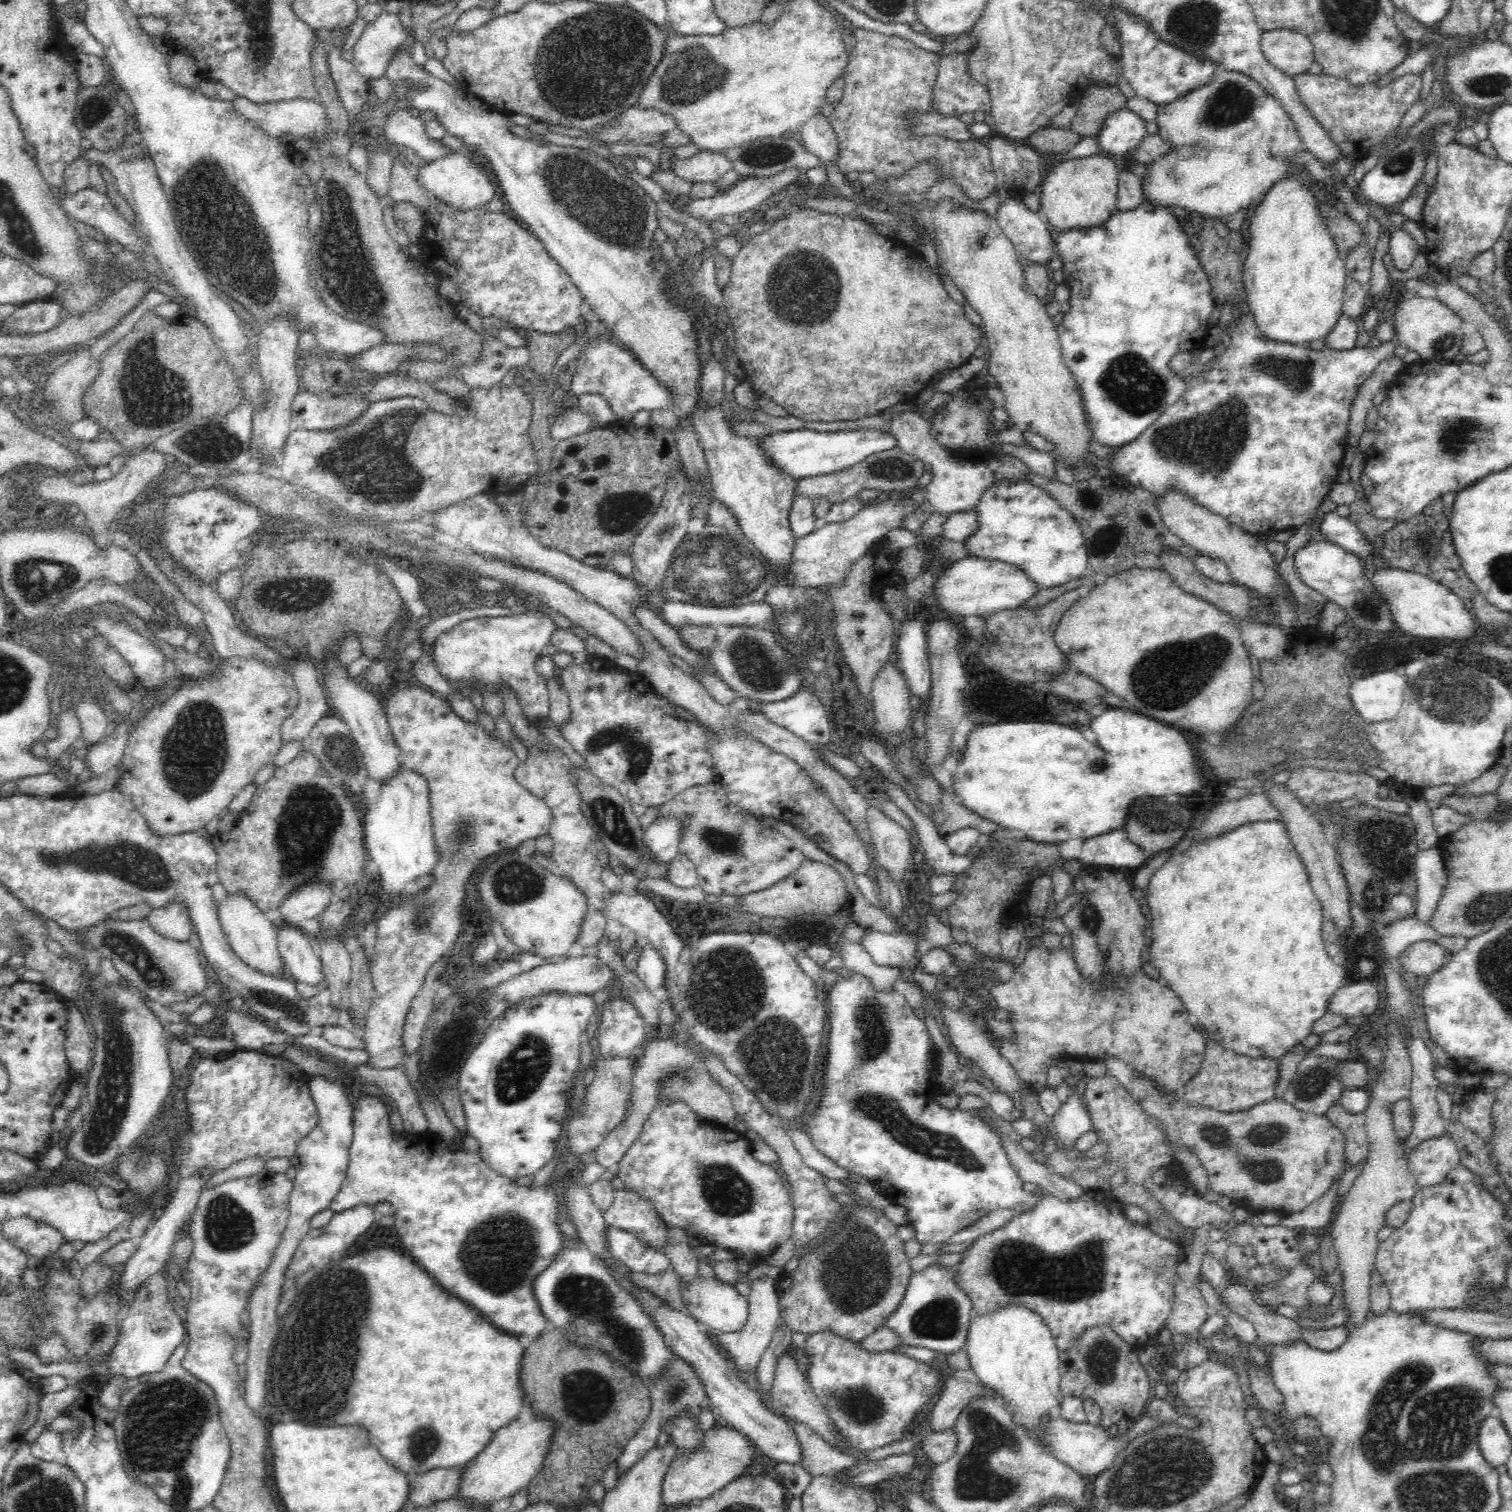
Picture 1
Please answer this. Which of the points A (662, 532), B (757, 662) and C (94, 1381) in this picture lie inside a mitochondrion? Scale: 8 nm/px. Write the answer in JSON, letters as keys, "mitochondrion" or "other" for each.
{"A":"mitochondrion","B":"mitochondrion","C":"other"}

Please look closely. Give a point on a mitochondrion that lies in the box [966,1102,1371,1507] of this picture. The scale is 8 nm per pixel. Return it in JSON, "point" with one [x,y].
{"point":[1017,1268]}

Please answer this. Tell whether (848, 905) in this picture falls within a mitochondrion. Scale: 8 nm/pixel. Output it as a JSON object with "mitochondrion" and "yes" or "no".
{"mitochondrion":"no"}

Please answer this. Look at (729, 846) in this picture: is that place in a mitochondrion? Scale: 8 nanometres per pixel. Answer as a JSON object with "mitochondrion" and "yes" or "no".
{"mitochondrion":"yes"}

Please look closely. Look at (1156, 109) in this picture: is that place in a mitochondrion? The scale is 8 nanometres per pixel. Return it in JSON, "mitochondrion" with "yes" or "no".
{"mitochondrion":"no"}

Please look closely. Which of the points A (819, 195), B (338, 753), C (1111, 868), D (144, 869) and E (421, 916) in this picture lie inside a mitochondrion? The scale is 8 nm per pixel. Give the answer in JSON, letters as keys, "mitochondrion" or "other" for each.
{"A":"other","B":"mitochondrion","C":"other","D":"mitochondrion","E":"mitochondrion"}

